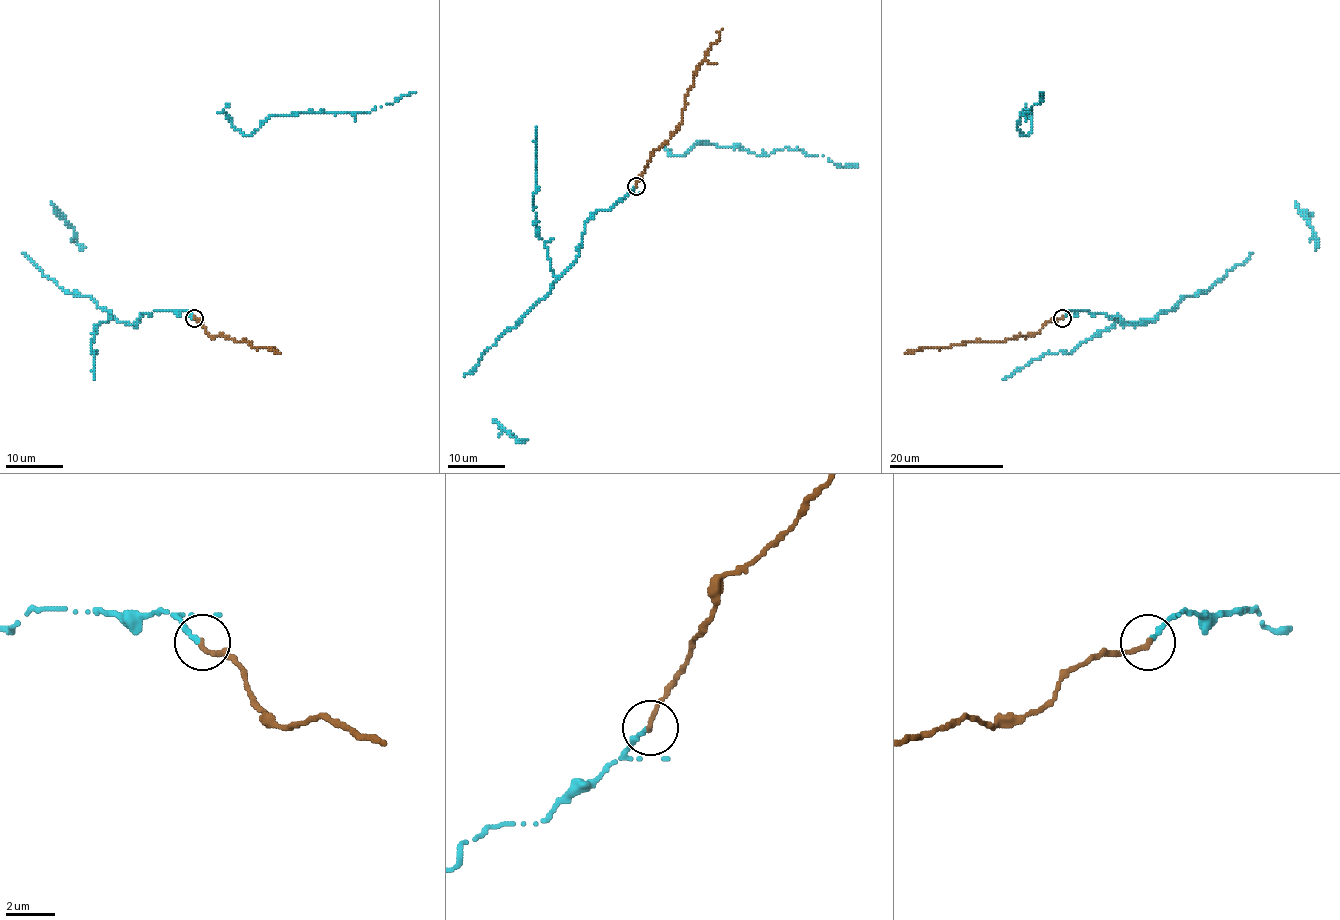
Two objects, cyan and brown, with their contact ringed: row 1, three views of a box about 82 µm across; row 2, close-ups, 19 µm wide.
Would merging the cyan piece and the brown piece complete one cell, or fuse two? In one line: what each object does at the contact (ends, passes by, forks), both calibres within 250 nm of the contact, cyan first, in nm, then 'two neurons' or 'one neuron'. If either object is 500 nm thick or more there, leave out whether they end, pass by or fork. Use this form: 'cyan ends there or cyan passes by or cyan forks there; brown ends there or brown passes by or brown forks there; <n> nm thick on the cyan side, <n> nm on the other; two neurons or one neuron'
cyan ends there; brown ends there; 220 nm thick on the cyan side, 240 nm on the other; one neuron

